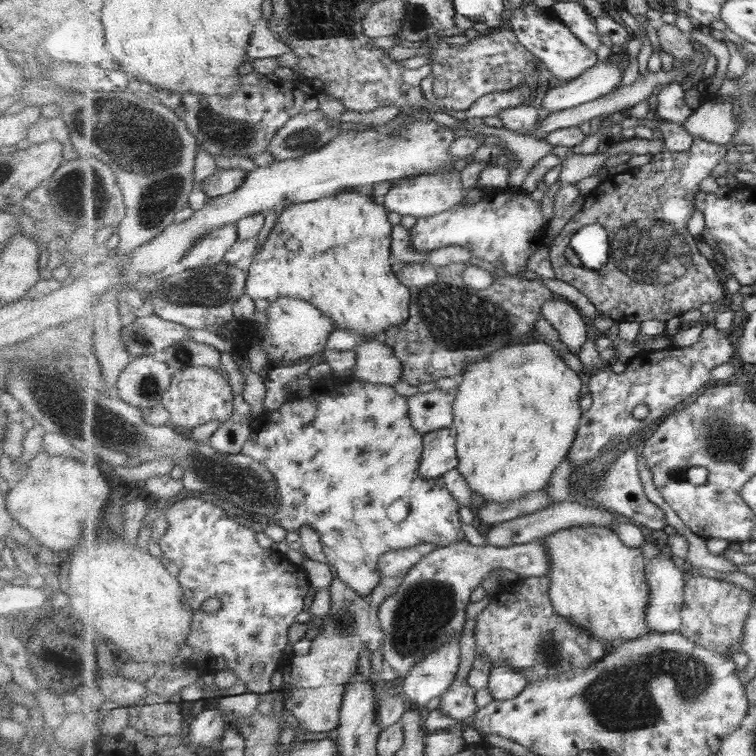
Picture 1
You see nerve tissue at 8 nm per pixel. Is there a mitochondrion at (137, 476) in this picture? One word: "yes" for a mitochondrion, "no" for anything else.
no

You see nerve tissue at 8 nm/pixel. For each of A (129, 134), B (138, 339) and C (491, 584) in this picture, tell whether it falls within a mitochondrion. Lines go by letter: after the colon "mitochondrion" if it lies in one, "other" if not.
A: mitochondrion
B: mitochondrion
C: other

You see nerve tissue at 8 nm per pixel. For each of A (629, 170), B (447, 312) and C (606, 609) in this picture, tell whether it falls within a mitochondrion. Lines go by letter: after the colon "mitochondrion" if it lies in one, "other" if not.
A: other
B: mitochondrion
C: other

